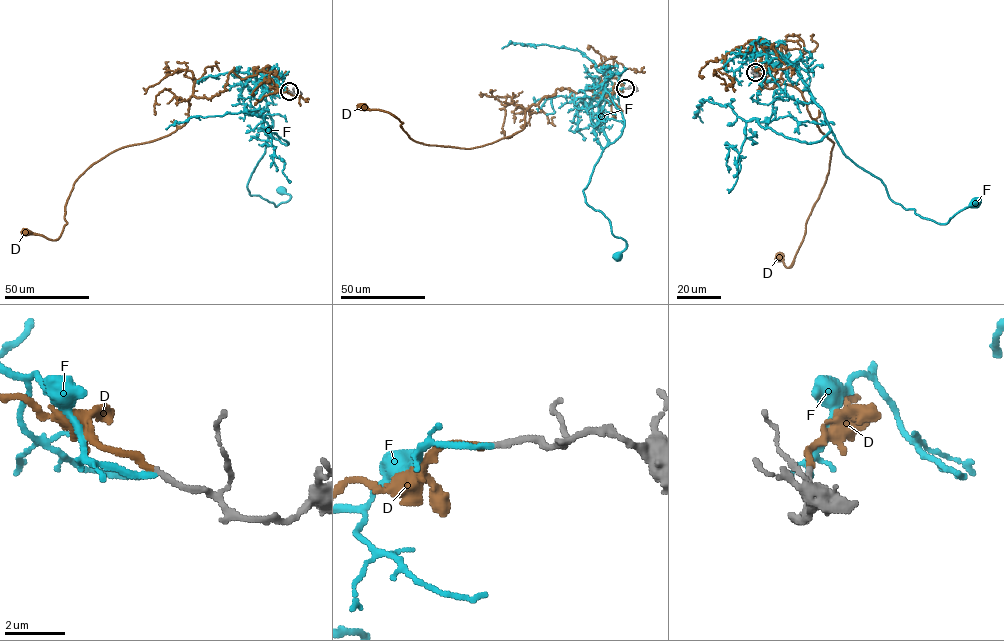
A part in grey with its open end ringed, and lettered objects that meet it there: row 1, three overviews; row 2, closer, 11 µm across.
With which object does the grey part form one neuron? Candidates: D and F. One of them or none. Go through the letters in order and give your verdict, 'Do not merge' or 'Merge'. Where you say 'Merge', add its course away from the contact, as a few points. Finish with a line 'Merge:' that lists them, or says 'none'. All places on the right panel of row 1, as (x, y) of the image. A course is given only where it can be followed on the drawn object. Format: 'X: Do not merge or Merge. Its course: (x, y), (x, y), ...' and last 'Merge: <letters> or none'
D: Merge. Its course: (755, 73), (764, 51), (749, 40), (756, 73), (794, 86), (834, 144), (794, 261), (781, 258)
F: Do not merge
Merge: D

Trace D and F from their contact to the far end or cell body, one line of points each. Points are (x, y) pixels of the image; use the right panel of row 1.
D: (755, 73), (764, 51), (749, 40), (756, 73), (794, 86), (834, 144), (794, 261), (781, 258)
F: (755, 73), (764, 50), (785, 57), (842, 152), (895, 203), (946, 224), (975, 202)

